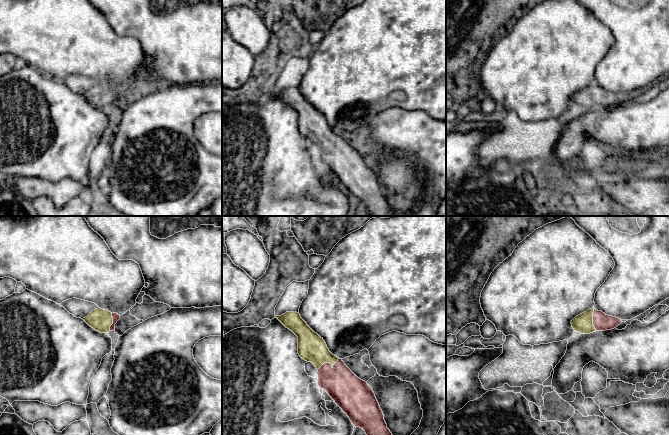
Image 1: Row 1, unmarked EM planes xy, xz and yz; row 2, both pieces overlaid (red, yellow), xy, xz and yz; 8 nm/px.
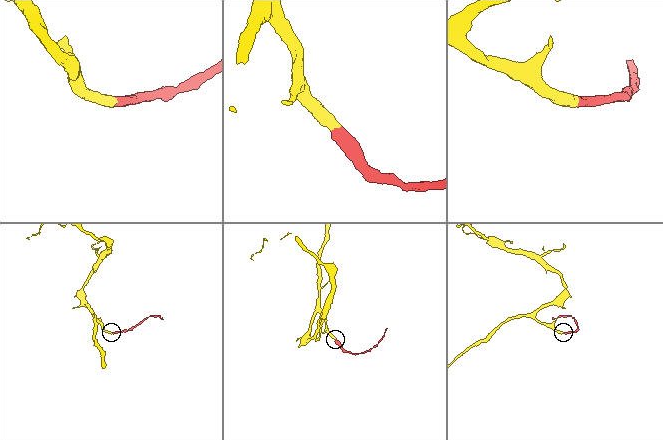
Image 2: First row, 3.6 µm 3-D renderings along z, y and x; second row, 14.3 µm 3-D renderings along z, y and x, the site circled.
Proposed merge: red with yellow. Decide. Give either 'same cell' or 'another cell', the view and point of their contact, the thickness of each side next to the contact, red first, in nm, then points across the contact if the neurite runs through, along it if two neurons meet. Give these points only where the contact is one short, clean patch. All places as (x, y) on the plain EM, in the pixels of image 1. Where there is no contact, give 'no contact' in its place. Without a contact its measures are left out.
same cell; meets red in yz at (593, 96); 140 nm thick on the red side, 160 nm on the other; runs through yz (601, 97), (593, 96), (583, 99)

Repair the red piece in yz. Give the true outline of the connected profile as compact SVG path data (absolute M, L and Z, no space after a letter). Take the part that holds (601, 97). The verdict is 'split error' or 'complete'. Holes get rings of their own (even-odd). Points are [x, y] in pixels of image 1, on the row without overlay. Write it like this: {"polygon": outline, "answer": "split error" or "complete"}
{"polygon": "M594 84L576 92L571 97L574 107L581 110L611 106L616 104L621 99L621 95L606 91L602 87L598 87Z", "answer": "split error"}

